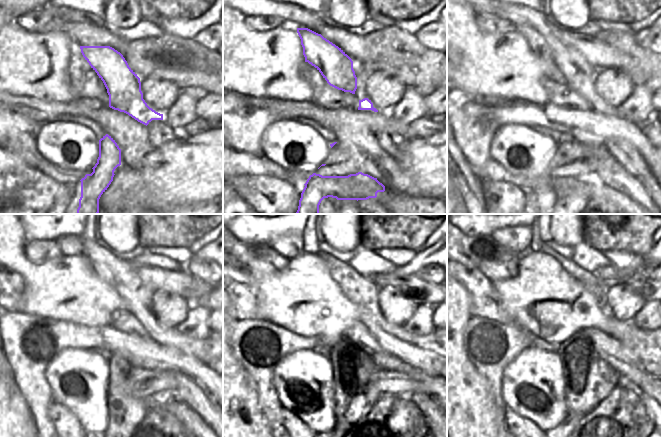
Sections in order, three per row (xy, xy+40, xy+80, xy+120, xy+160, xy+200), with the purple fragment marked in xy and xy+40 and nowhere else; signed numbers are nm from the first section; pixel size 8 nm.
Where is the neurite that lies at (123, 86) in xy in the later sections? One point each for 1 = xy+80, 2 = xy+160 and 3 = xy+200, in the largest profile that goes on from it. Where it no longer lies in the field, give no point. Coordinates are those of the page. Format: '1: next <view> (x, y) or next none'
1: next xy+80 (536, 42)
2: next xy+160 (289, 244)
3: next xy+200 (517, 239)

